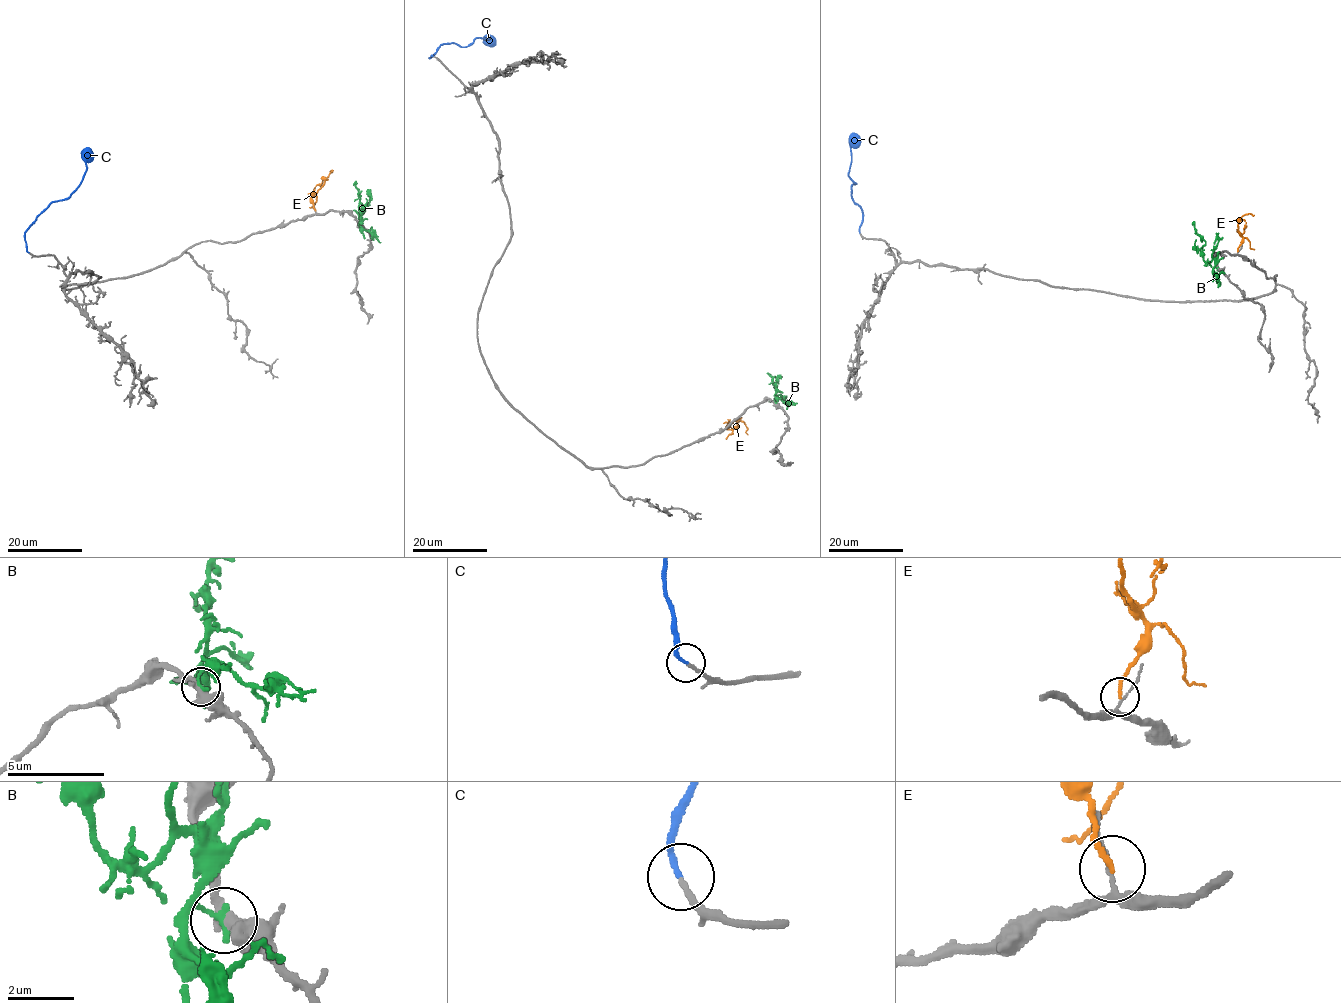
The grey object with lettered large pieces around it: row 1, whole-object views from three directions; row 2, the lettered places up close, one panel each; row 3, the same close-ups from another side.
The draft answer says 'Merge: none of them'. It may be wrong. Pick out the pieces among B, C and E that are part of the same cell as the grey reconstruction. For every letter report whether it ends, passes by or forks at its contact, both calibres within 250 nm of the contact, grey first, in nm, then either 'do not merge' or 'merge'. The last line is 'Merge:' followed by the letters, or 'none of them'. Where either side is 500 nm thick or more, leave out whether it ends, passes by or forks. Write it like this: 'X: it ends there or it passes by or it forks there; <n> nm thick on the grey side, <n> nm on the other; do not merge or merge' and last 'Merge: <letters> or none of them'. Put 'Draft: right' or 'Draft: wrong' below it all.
B: it ends there; 420 nm thick on the grey side, 190 nm on the other; do not merge
C: it ends there; 150 nm thick on the grey side, 160 nm on the other; merge
E: it ends there; 130 nm thick on the grey side, 160 nm on the other; do not merge
Merge: C
Draft: wrong

